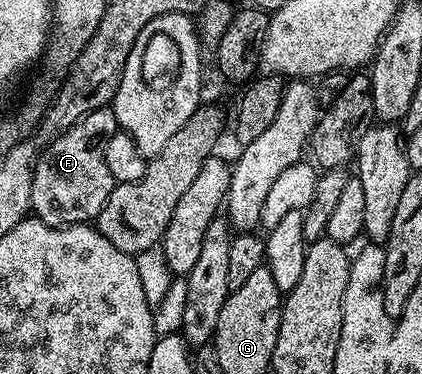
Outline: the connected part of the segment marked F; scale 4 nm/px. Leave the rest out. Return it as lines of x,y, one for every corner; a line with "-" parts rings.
112,108
96,109
40,150
31,183
31,213
36,220
60,227
97,218
115,184
111,171
107,171
105,141
117,132

